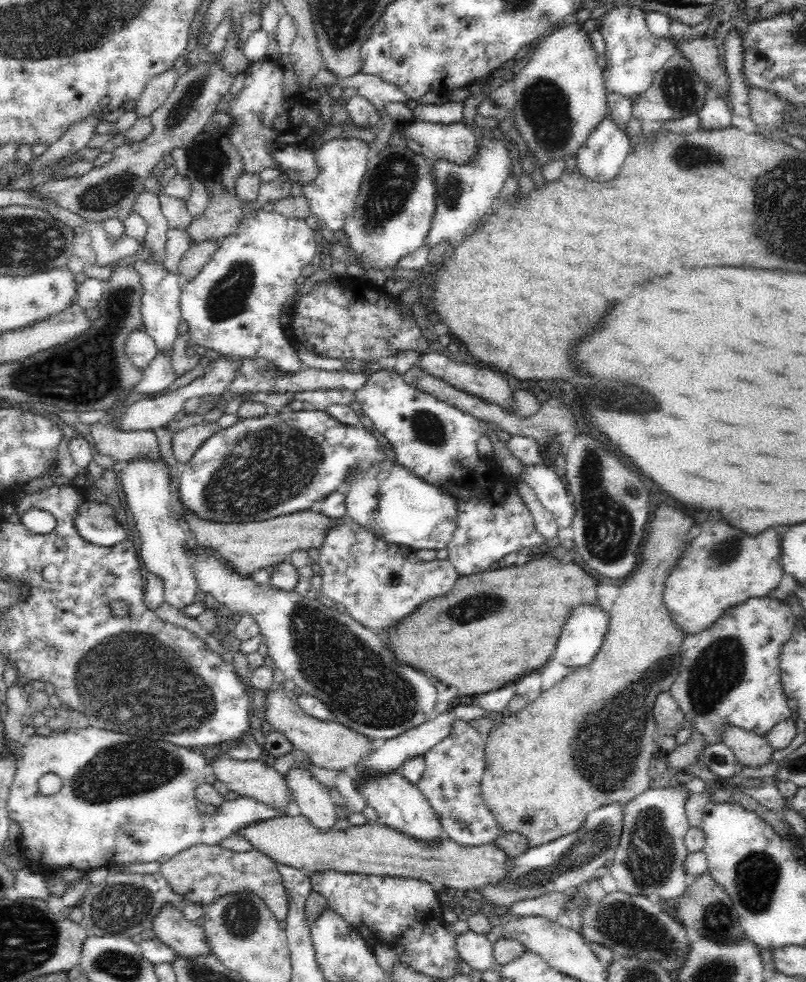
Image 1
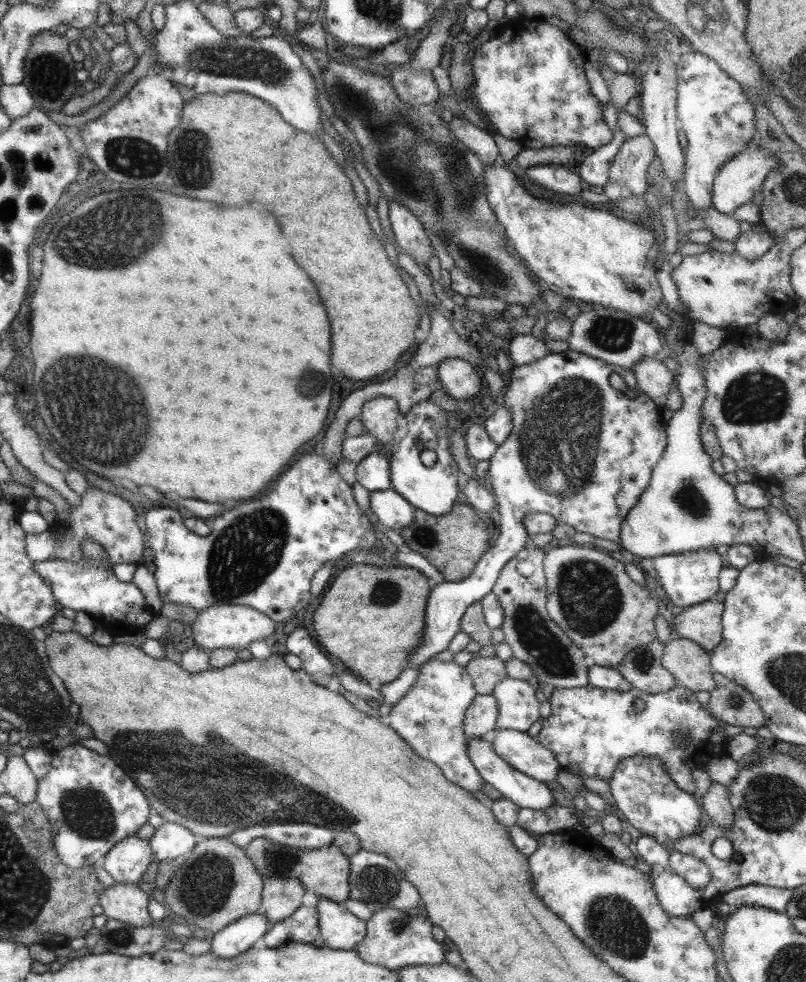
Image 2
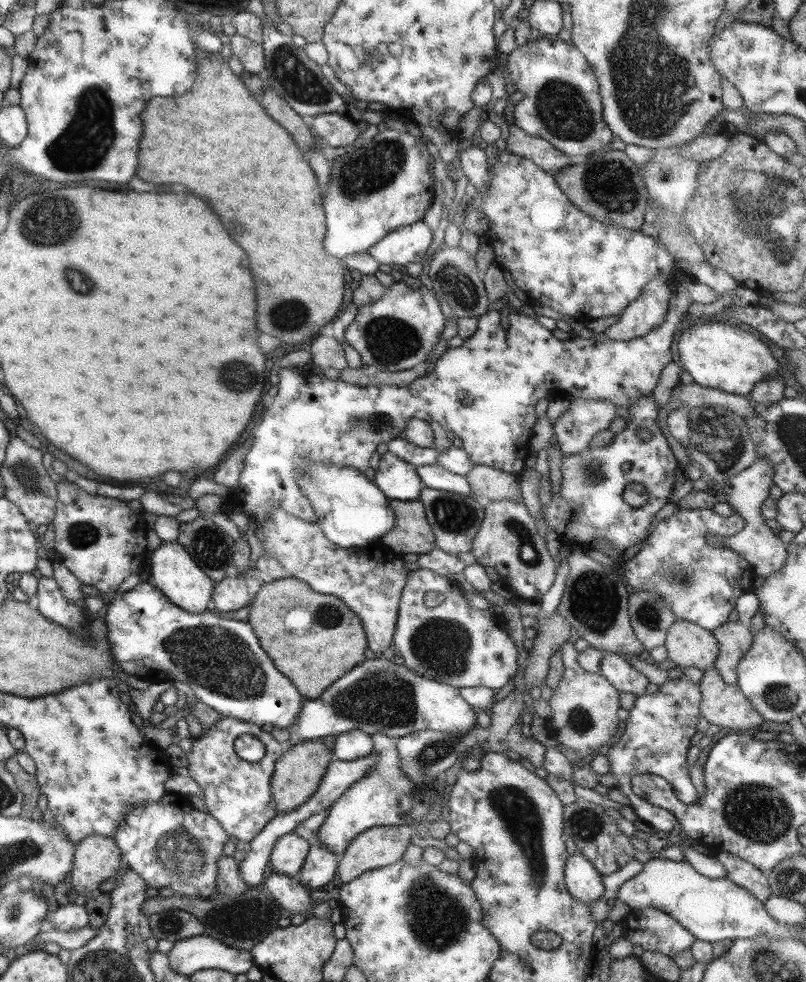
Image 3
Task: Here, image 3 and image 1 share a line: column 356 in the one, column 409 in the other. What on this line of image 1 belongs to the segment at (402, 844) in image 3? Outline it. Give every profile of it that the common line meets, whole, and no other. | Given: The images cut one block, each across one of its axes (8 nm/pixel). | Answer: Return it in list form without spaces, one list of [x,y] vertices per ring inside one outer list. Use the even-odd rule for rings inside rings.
[[[302,814],[294,817],[284,815],[283,817],[250,823],[242,826],[240,830],[234,832],[234,835],[248,840],[254,850],[272,859],[275,864],[292,866],[303,871],[307,877],[314,870],[340,870],[350,874],[407,876],[408,878],[420,878],[426,882],[434,883],[438,887],[464,890],[469,895],[476,893],[482,884],[494,884],[494,882],[502,880],[504,878],[504,867],[509,862],[504,851],[500,851],[494,843],[480,846],[462,846],[446,836],[441,836],[438,840],[418,840],[399,830],[377,823],[350,825],[345,829],[330,826],[328,830],[320,830]]]

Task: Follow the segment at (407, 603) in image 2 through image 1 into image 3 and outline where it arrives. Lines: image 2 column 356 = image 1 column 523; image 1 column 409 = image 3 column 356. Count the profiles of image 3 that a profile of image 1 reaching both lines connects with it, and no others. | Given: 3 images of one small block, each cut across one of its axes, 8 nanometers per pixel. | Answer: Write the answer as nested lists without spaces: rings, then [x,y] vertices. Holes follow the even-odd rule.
[[[290,577],[263,583],[249,605],[251,610],[246,623],[255,633],[263,653],[310,703],[316,703],[335,678],[343,676],[363,660],[366,637],[359,618],[337,598],[316,594],[300,580]],[[293,606],[307,610],[311,616],[309,630],[301,636],[289,634],[281,624],[281,618],[285,618]]]

